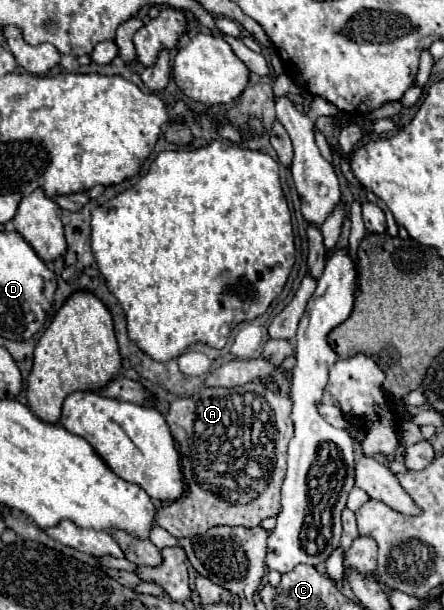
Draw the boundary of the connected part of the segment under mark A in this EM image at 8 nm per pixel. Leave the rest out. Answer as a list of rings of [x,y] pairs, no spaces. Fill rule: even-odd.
[[[248,382],[234,388],[202,388],[190,398],[176,398],[170,404],[166,422],[172,428],[176,442],[180,444],[182,472],[188,484],[188,492],[156,514],[156,524],[166,528],[176,538],[190,538],[206,532],[212,526],[258,526],[264,518],[276,516],[282,508],[280,486],[286,476],[286,448],[292,438],[290,420],[292,400],[288,394],[270,392],[260,382]],[[250,402],[262,402],[266,410],[250,414]]]

